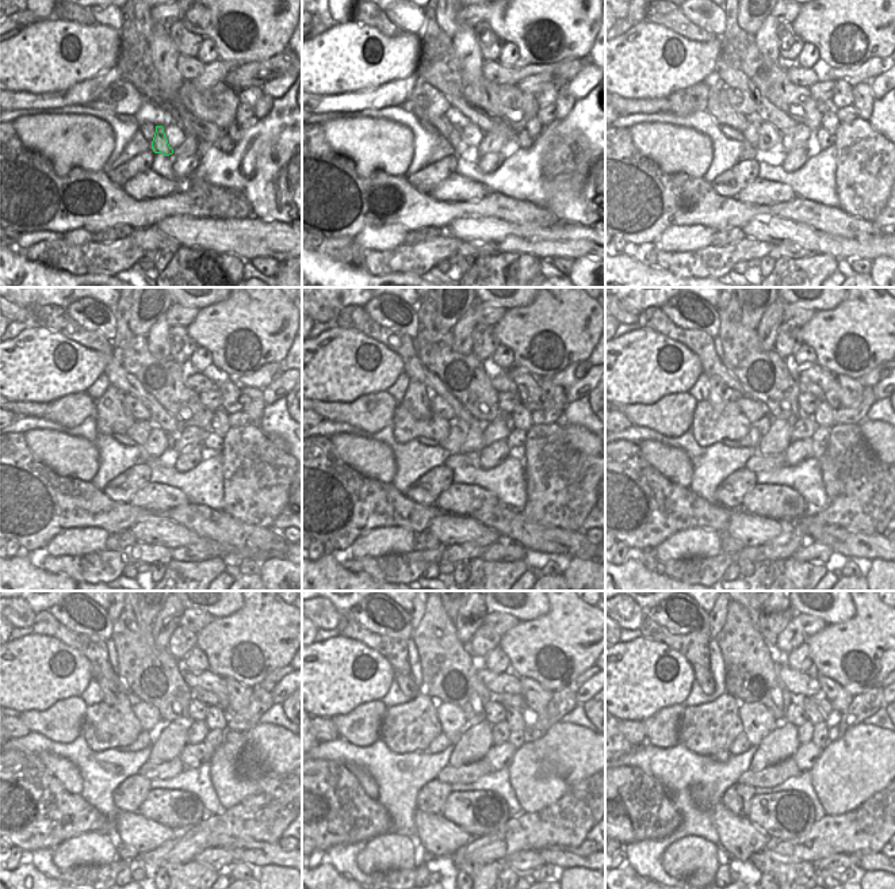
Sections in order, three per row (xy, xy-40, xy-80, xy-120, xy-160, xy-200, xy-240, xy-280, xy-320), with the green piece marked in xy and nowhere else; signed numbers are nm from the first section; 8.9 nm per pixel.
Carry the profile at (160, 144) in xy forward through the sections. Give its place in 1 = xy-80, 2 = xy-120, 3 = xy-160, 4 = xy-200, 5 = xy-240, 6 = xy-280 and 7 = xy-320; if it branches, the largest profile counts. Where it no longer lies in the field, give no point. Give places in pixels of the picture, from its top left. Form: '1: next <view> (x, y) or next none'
1: next xy-80 (750, 133)
2: next xy-120 (138, 432)
3: next xy-160 (405, 427)
4: next xy-200 (711, 423)
5: next xy-240 (104, 727)
6: next xy-280 (410, 727)
7: next xy-320 (708, 728)

